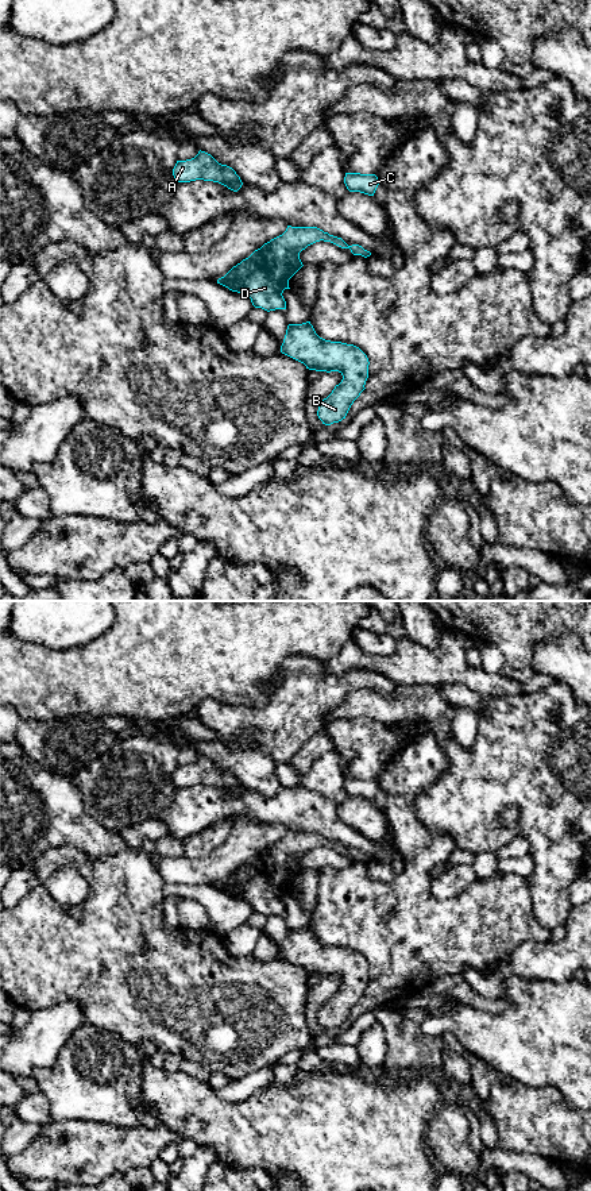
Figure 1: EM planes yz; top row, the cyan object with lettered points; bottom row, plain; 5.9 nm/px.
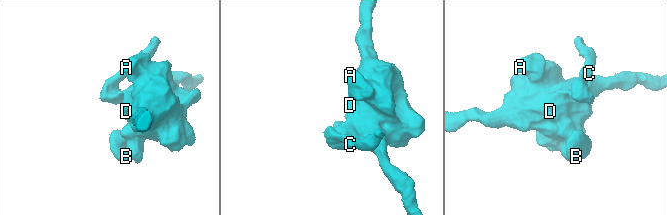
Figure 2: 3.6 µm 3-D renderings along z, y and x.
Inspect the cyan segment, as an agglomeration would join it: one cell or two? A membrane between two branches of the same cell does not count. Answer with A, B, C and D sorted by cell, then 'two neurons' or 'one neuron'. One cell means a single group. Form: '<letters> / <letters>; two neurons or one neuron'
A B C D; one neuron

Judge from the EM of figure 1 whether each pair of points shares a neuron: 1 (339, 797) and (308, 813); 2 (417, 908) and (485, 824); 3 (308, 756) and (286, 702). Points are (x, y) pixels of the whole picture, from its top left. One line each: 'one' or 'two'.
1: two
2: two
3: two

